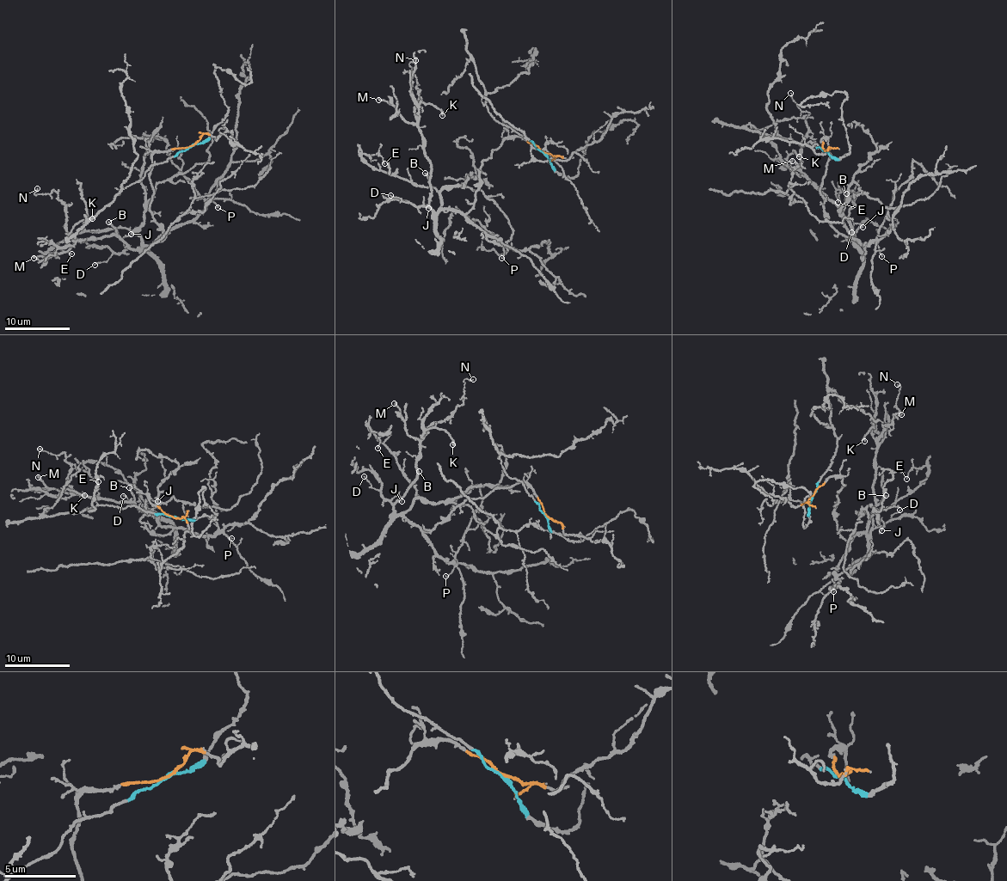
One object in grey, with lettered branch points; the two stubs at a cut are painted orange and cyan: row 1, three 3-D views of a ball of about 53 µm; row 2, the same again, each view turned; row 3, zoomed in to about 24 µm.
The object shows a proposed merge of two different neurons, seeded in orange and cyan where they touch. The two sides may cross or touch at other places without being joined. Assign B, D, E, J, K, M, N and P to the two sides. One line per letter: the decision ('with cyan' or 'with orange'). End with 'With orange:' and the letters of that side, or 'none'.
B: with orange
D: with orange
E: with orange
J: with orange
K: with orange
M: with orange
N: with orange
P: with orange
With orange: B, D, E, J, K, M, N, P

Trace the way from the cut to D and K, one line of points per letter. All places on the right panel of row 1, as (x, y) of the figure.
D: (825, 151), (824, 137), (829, 160), (820, 192), (824, 212), (850, 241), (856, 234), (851, 232)
K: (825, 151), (824, 137), (830, 157), (824, 212), (850, 241), (833, 202), (790, 168), (787, 156), (800, 157)

